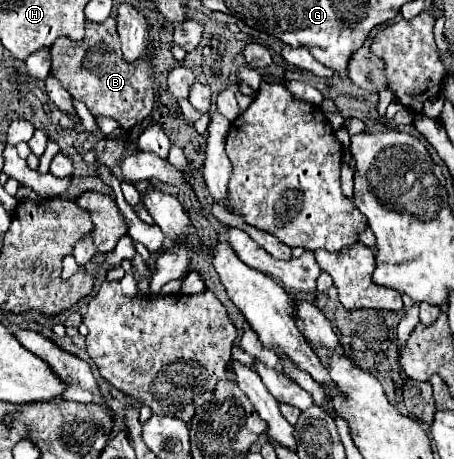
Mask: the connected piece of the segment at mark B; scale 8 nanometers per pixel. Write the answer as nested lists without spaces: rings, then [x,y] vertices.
[[[114,18],[102,24],[86,20],[86,36],[78,42],[58,38],[50,46],[52,70],[50,74],[80,102],[88,106],[94,116],[108,116],[120,122],[124,130],[140,124],[152,114],[154,108],[154,74],[148,60],[134,64],[124,62],[120,52],[120,40],[116,34]]]

